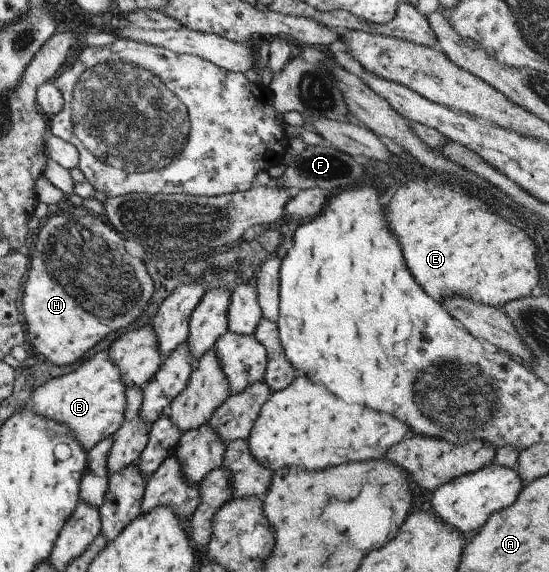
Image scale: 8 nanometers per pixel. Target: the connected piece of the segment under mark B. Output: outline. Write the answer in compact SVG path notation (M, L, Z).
M100 350L84 360L75 370L57 376L33 390L30 410L65 424L71 435L86 452L120 426L125 409L125 384L118 367L111 361L107 350Z

